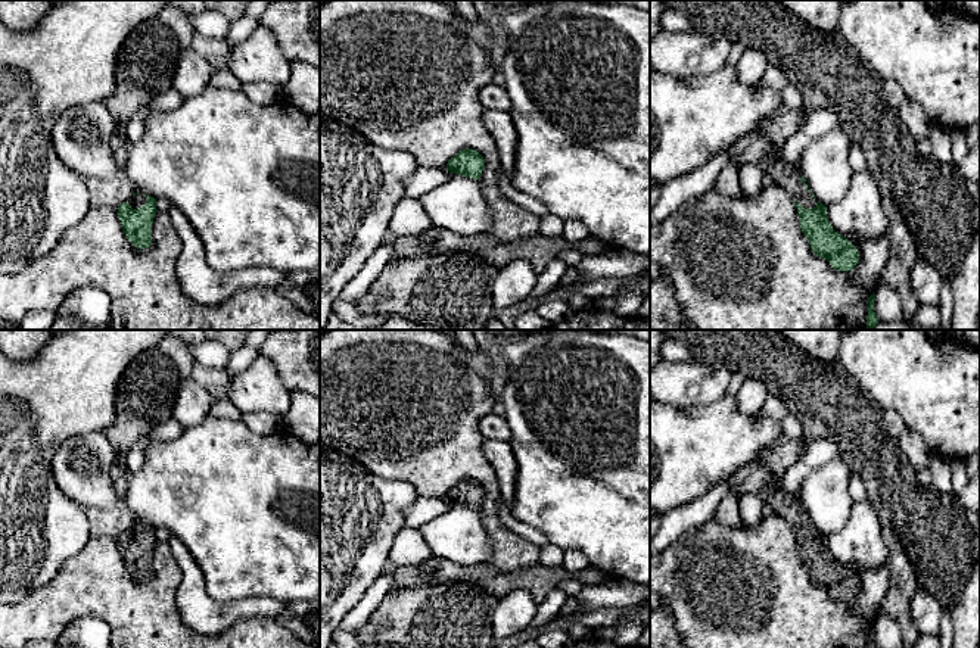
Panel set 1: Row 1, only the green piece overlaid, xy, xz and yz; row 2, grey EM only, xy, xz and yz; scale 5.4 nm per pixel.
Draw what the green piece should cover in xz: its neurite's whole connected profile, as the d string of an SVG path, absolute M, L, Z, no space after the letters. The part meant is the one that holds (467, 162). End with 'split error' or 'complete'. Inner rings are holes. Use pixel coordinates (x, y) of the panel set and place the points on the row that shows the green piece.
M473 149L460 150L447 163L447 169L449 171L449 174L458 174L476 180L482 177L483 166L483 156Z; complete

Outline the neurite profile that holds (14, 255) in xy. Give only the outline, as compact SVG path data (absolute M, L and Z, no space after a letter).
M68 0L53 7L29 31L18 32L0 22L0 275L16 275L35 258L47 255L62 233L81 222L90 209L90 194L83 177L66 168L53 150L52 130L59 116L69 108L106 102L116 88L116 56L125 38L143 22L153 19L168 0Z

